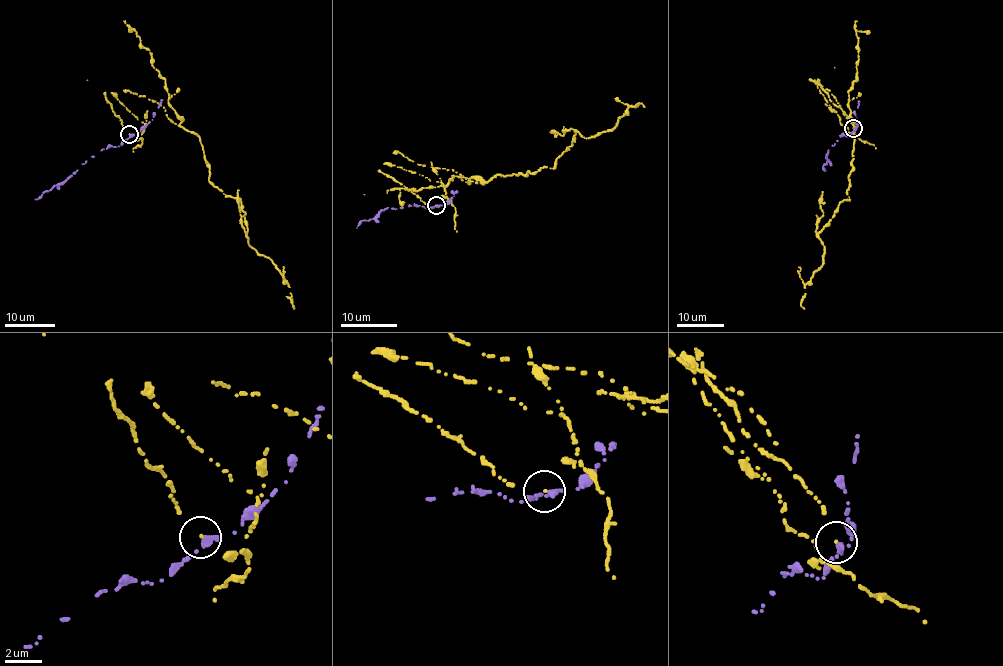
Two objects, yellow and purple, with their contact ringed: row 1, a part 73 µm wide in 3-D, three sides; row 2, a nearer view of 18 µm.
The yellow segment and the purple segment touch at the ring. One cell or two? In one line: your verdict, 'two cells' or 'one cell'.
two cells

